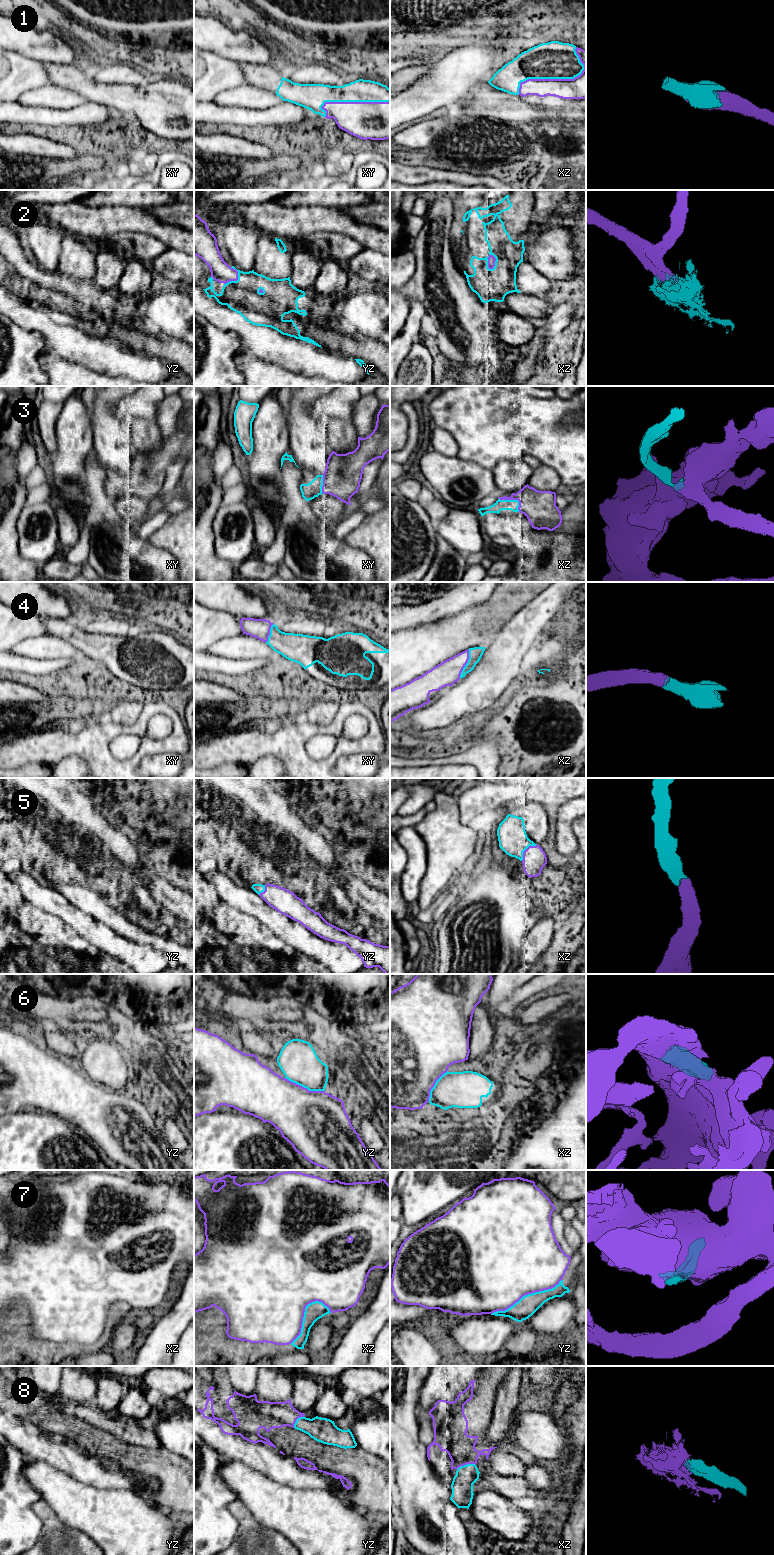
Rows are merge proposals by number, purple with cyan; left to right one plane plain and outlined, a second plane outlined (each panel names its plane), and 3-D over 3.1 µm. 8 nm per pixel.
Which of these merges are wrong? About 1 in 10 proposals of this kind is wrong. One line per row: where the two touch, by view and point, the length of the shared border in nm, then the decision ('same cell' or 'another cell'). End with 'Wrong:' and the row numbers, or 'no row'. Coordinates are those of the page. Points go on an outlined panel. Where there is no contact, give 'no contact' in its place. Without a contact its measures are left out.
1: meets purple in xz at (557, 79); contact 600 nm long; same cell
2: meets purple in xz at (488, 263); contact 130 nm long; same cell
3: meets purple in xz at (513, 499); contact 200 nm long; same cell
4: meets purple in xz at (466, 663); contact 260 nm long; same cell
5: meets purple in xz at (525, 850); contact 180 nm long; same cell
6: meets purple in yz at (303, 1087); contact 340 nm long; another cell
7: meets purple in yz at (526, 1294); contact 650 nm long; another cell
8: meets purple in xz at (466, 1464); contact 160 nm long; same cell
Wrong: 6, 7

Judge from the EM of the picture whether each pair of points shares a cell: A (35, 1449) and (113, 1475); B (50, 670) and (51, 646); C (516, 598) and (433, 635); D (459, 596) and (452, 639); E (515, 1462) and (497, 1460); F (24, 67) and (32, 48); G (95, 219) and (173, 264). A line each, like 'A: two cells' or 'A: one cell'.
A: one cell
B: two cells
C: one cell
D: two cells
E: one cell
F: two cells
G: two cells

